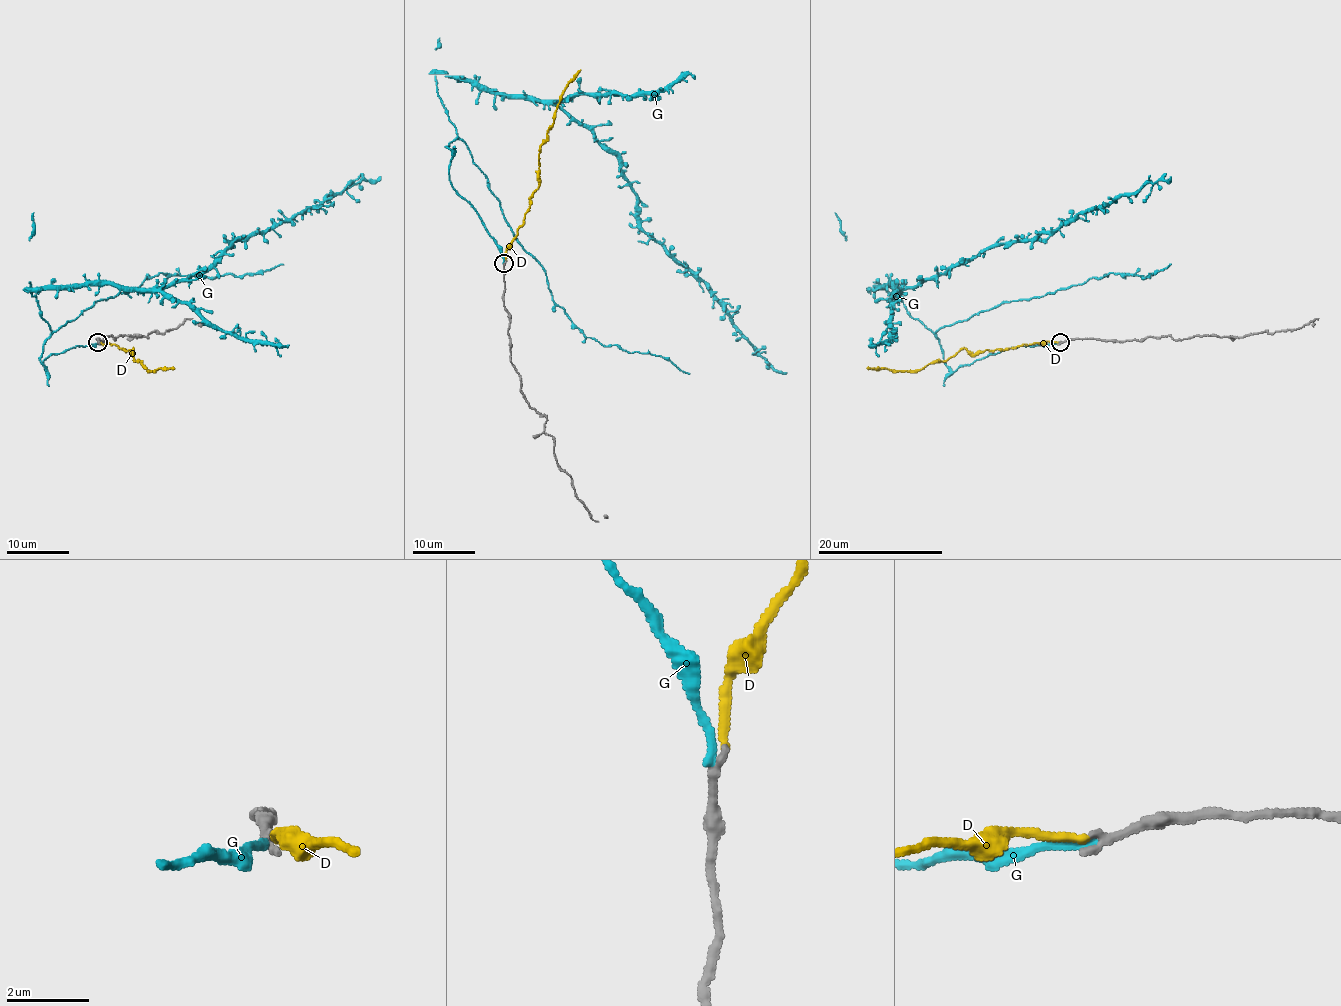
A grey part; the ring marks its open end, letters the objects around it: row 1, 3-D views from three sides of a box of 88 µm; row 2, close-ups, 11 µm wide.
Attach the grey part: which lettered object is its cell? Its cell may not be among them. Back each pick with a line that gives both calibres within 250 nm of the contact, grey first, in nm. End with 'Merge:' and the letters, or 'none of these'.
G: calibres 240 and 220 nm
Merge: G

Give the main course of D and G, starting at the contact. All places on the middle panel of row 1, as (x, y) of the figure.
D: (505, 262), (505, 248), (516, 236), (529, 198), (538, 187), (541, 148), (561, 92), (580, 69)
G: (504, 264), (451, 183), (457, 133), (435, 74), (553, 100), (578, 120), (617, 158), (639, 225), (787, 372)

